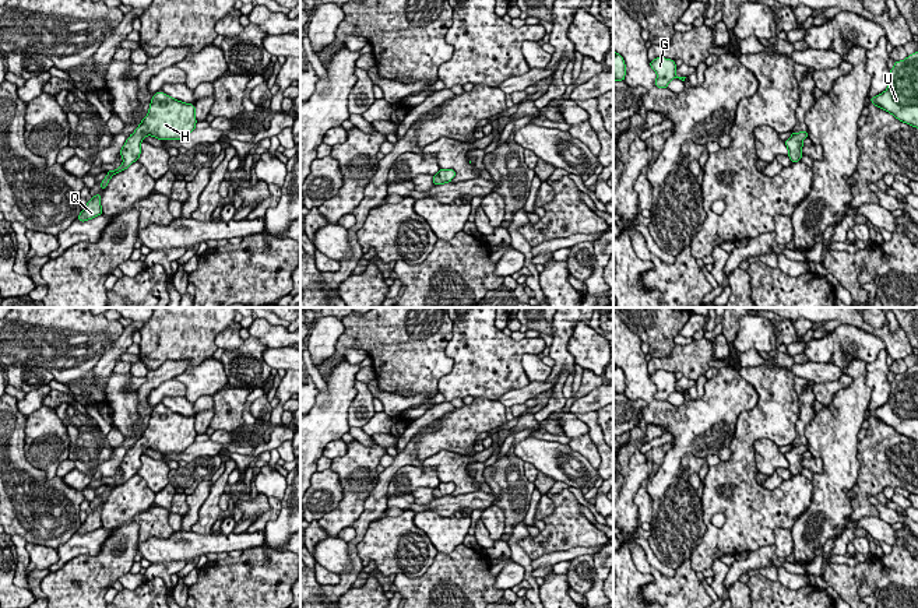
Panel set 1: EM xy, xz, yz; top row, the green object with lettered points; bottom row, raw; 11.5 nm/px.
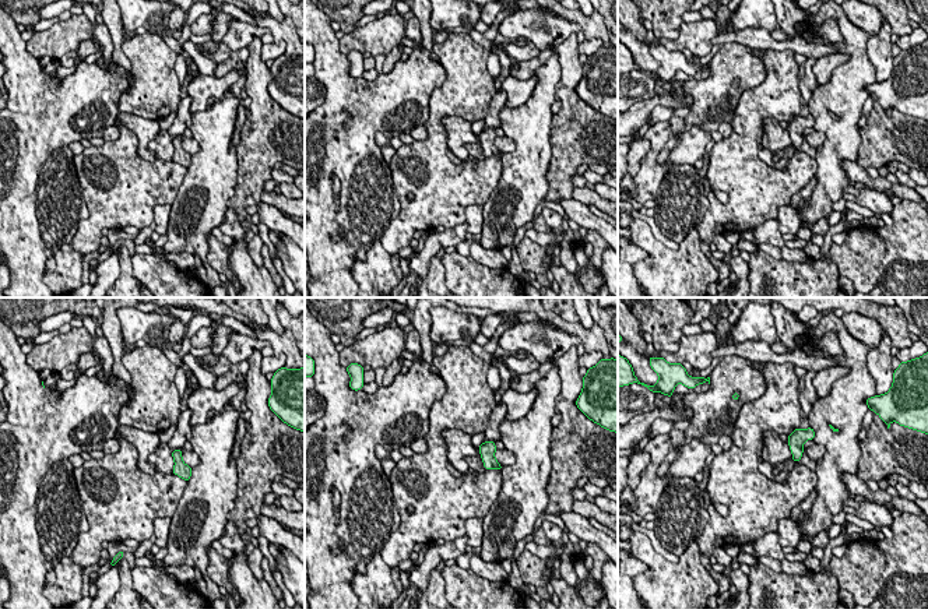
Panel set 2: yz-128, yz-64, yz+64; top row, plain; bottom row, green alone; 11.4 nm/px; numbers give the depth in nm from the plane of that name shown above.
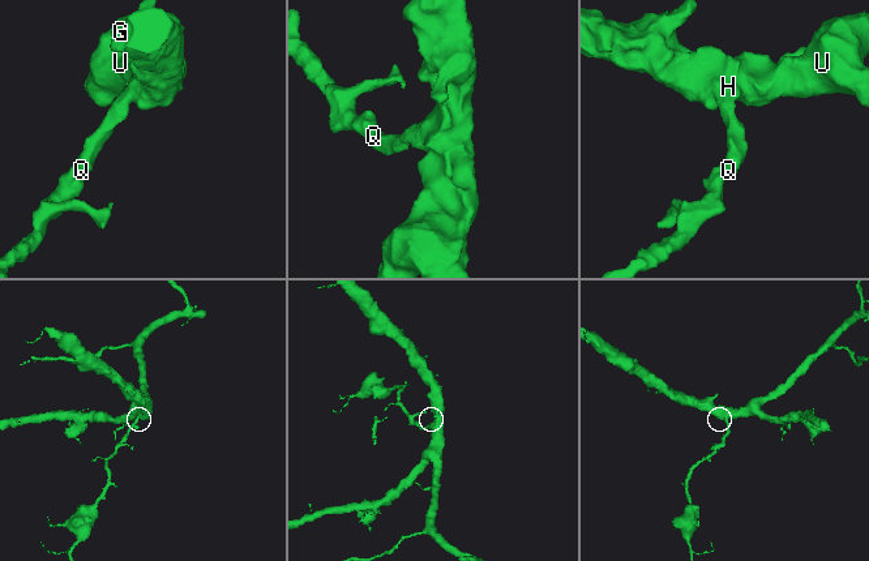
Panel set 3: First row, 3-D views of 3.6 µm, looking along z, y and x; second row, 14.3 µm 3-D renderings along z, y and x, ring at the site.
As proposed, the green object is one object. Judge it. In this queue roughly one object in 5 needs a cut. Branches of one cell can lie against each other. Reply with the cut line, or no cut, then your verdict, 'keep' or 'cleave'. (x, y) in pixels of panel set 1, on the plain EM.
no cut | keep

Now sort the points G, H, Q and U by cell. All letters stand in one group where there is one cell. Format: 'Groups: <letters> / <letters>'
Groups: G H Q U

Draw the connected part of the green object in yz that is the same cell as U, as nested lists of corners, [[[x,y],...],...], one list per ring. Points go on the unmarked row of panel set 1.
[[[918,365],[896,375],[890,387],[887,403],[870,411],[870,415],[918,442]]]

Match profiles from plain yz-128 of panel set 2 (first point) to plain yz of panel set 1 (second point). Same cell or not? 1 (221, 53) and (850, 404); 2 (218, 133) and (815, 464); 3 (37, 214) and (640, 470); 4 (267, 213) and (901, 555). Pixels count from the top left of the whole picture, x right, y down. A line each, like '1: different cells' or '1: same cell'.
1: different cells
2: different cells
3: same cell
4: different cells

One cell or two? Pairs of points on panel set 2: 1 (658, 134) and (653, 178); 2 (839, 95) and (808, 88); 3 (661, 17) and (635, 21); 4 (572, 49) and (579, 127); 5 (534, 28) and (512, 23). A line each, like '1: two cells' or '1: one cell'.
1: one cell
2: two cells
3: two cells
4: one cell
5: one cell

